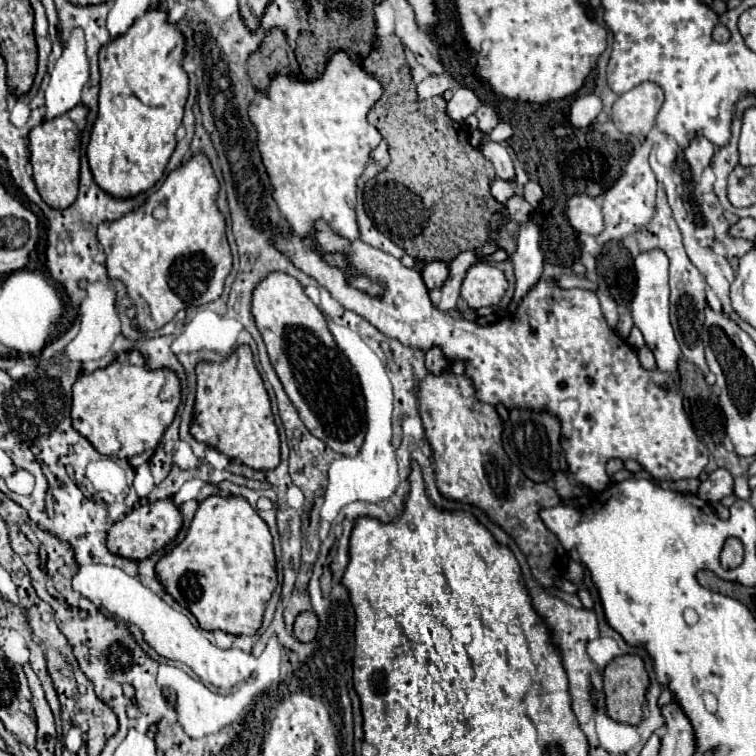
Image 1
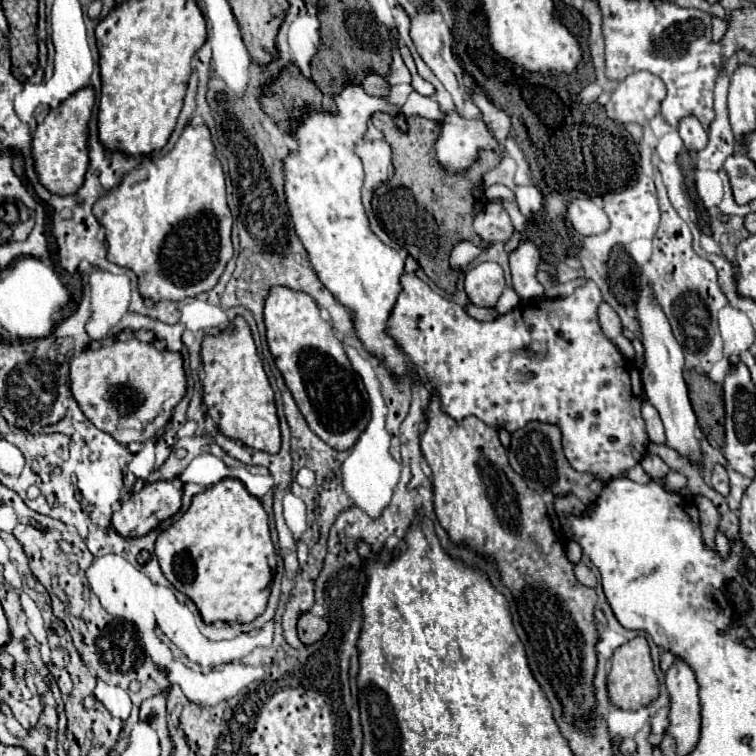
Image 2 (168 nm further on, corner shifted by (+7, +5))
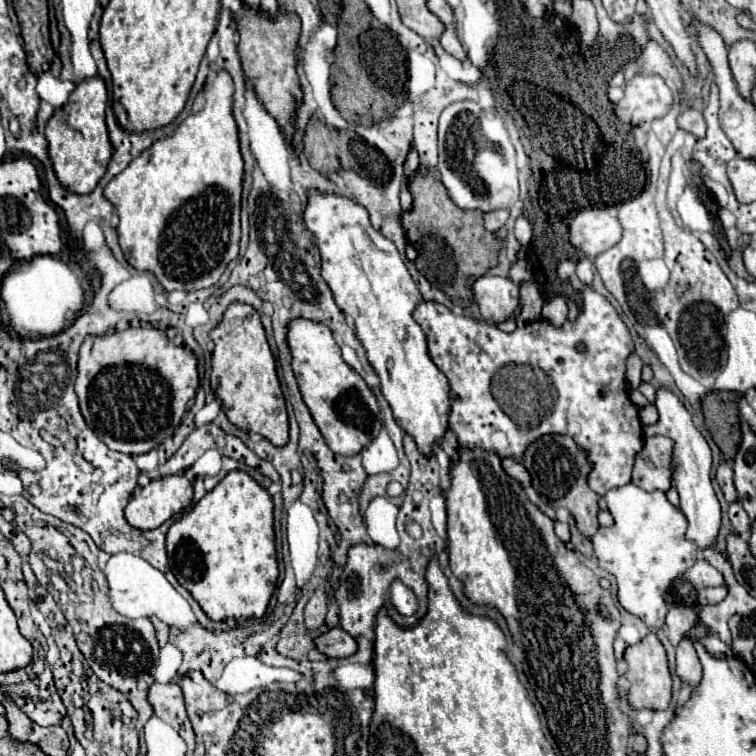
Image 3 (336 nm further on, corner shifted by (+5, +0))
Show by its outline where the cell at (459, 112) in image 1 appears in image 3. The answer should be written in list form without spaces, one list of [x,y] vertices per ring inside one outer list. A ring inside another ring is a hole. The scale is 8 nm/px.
[[[308,188],[306,192],[306,210],[304,210],[304,226],[308,232],[314,234],[316,246],[320,250],[320,272],[326,284],[332,290],[336,306],[354,320],[356,338],[362,342],[370,366],[376,370],[382,382],[382,394],[388,400],[396,422],[414,436],[420,452],[430,454],[434,442],[442,438],[444,430],[448,428],[448,414],[450,414],[450,398],[448,398],[448,380],[446,376],[434,366],[428,356],[426,336],[422,328],[414,322],[412,310],[422,300],[406,264],[402,262],[396,246],[392,240],[382,236],[372,224],[368,210],[358,204],[356,198],[348,198],[342,194],[322,194],[316,188]]]

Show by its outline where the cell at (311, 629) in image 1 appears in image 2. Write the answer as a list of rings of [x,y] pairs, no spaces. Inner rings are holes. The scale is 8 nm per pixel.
[[[304,613],[298,619],[298,637],[304,645],[312,645],[320,641],[328,633],[328,621],[322,617],[316,617],[312,613]]]

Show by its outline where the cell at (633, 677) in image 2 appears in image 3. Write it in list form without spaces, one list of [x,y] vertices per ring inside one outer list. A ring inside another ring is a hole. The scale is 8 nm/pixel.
[[[650,632],[648,636],[642,638],[642,642],[628,646],[624,650],[624,664],[626,664],[626,678],[630,680],[630,690],[628,690],[628,702],[634,710],[650,708],[650,710],[666,710],[672,698],[672,678],[668,672],[668,662],[666,662],[666,652],[662,644],[658,642],[656,634]]]

